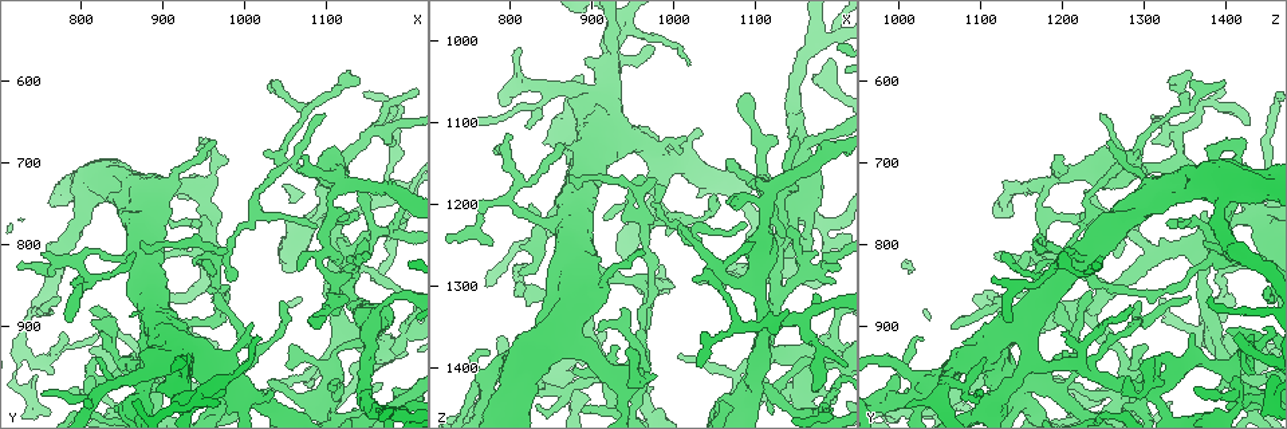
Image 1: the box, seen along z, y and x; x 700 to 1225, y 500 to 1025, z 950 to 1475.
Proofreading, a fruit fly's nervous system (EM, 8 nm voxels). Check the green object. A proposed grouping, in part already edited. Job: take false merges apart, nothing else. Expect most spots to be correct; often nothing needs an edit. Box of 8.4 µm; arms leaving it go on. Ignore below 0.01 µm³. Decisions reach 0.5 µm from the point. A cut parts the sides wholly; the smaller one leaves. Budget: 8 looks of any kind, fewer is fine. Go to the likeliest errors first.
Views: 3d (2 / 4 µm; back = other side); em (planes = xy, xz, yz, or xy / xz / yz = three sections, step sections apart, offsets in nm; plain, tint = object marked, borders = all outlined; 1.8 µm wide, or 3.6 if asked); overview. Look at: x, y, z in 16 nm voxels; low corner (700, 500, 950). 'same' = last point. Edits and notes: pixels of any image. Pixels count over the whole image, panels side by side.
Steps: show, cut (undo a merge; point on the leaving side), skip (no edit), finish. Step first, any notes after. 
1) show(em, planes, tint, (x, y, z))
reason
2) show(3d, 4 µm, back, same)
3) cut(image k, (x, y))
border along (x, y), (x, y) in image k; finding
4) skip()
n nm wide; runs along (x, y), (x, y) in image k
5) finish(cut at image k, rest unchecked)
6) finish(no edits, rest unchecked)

show(3d, 4 µm, (920, 985, 1020))
sharp bend

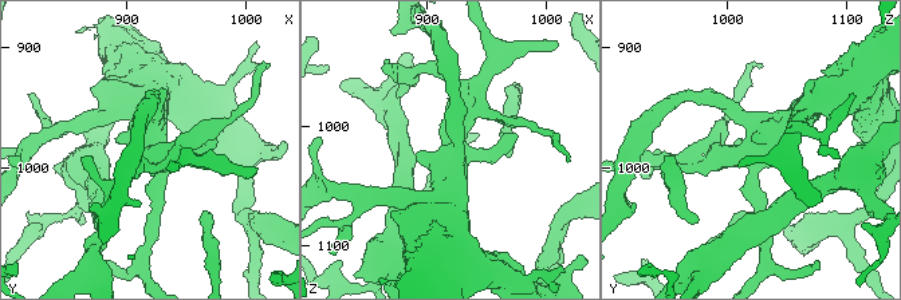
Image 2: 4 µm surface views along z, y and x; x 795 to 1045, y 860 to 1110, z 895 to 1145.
show(em, xy, step 4, tint, (920, 984, 1024))

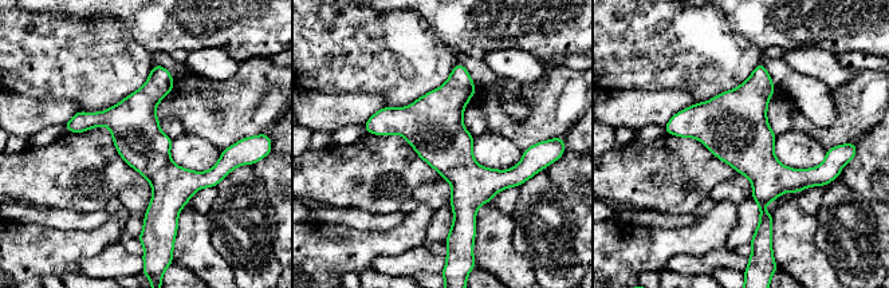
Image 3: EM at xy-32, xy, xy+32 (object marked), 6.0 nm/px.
show(em, planes, tint, same)
another direction

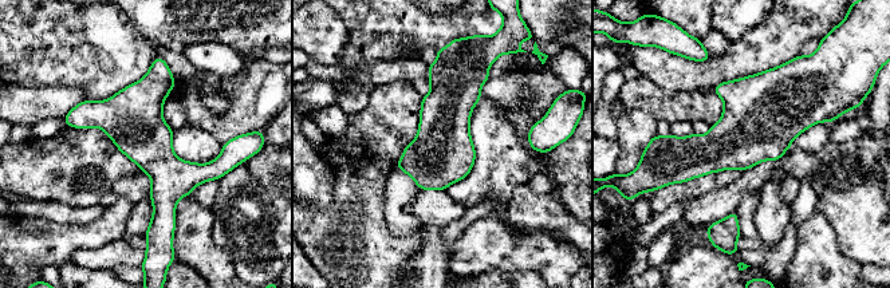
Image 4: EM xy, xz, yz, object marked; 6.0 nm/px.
skip()
360 nm wide; all the same neuron

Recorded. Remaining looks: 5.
show(em, 3.6 µm, planes, tint, (1150, 890, 1210))
three arms meet

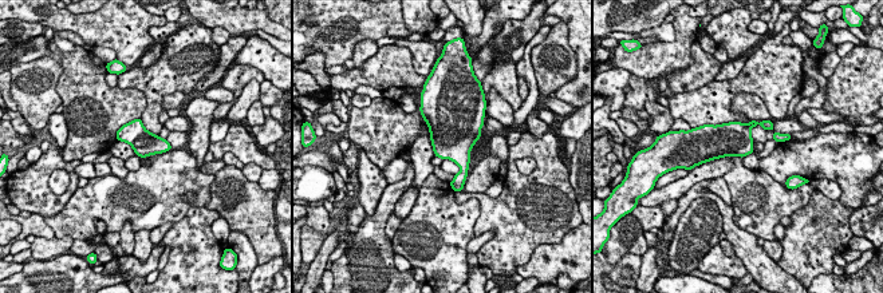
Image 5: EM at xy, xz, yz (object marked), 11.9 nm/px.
skip()
all the same neuron

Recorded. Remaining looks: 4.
show(3d, 2 µm, back, (965, 815, 1205))

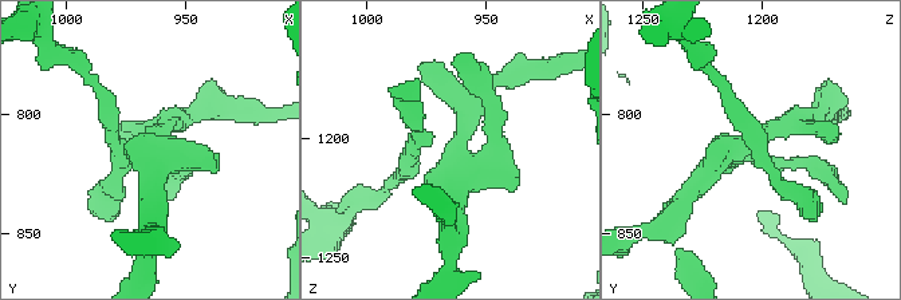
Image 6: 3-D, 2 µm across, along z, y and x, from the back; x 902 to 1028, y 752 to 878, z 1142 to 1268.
show(em, planes, tint, (965, 813, 1210))

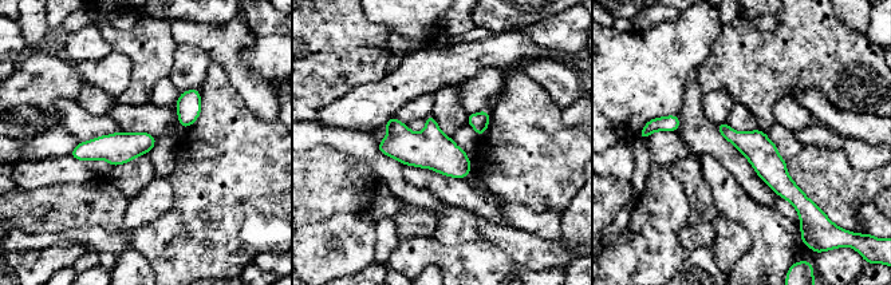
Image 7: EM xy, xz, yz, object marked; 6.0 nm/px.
skip()
all the same neuron

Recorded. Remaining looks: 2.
show(em, xy, step 8, tint, (820, 975, 1305))
abrupt turn

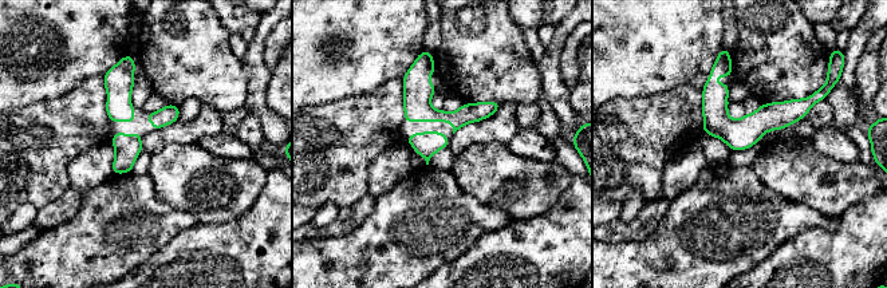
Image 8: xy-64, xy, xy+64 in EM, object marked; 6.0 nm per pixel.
show(em, planes, tint, same)
another direction

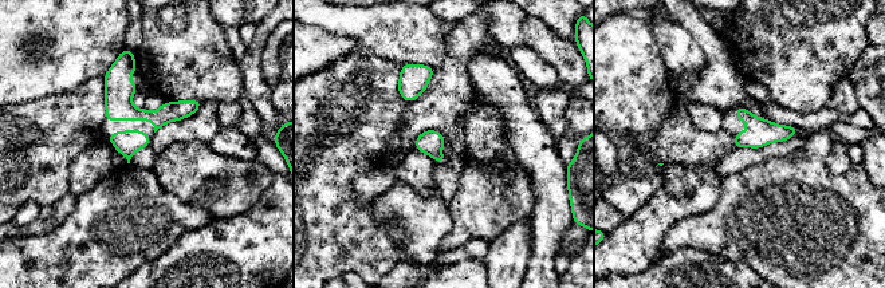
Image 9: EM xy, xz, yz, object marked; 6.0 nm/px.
skip()
one neuron here

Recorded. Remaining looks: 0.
finish(no edits, rest unchecked)

